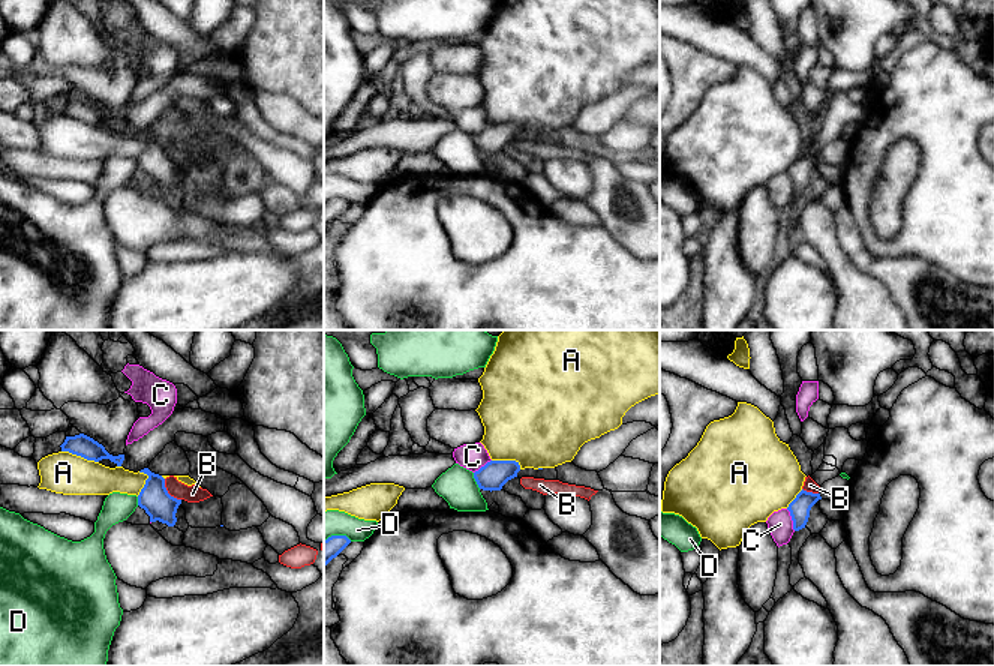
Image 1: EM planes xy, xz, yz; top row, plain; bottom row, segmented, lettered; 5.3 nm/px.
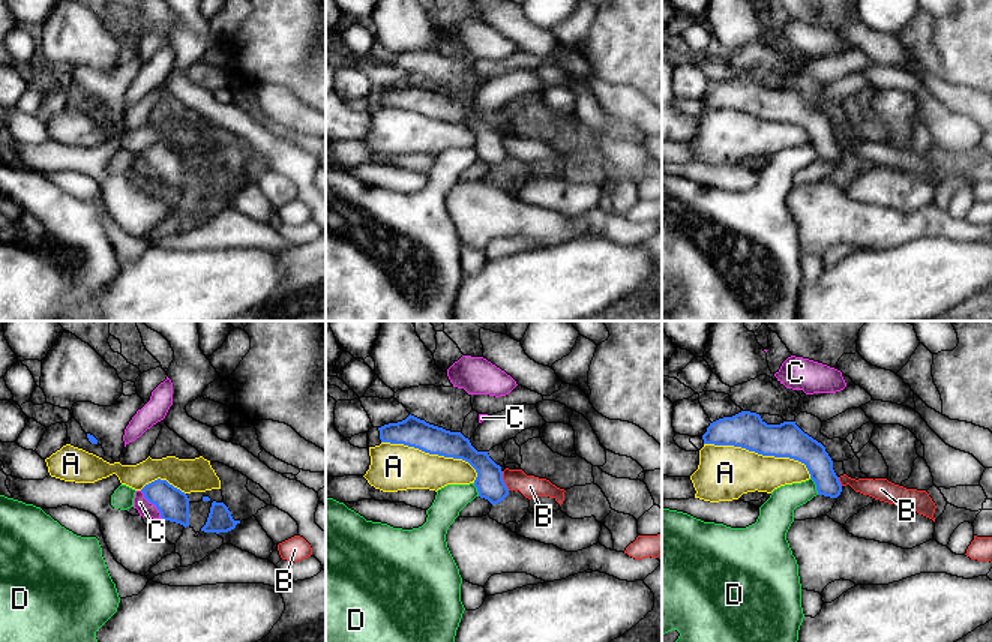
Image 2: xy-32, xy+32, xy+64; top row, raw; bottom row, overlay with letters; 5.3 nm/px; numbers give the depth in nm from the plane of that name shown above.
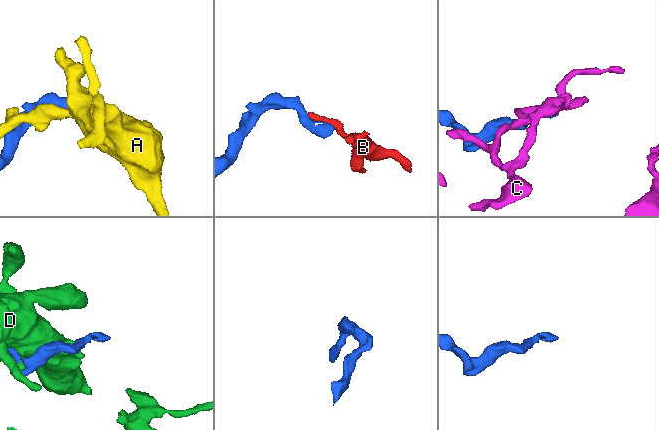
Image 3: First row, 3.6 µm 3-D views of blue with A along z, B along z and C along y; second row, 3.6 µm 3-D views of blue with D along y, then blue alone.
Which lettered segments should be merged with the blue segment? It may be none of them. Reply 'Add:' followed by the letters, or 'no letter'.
Add: no letter

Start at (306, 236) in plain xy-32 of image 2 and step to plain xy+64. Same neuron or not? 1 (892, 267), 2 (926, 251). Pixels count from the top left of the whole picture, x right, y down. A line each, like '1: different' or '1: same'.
1: different
2: different

